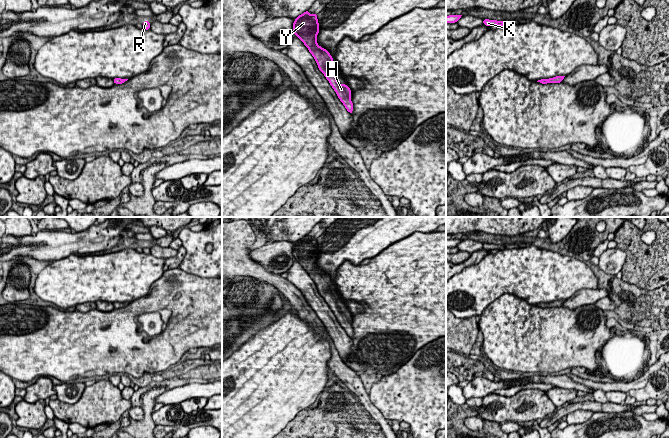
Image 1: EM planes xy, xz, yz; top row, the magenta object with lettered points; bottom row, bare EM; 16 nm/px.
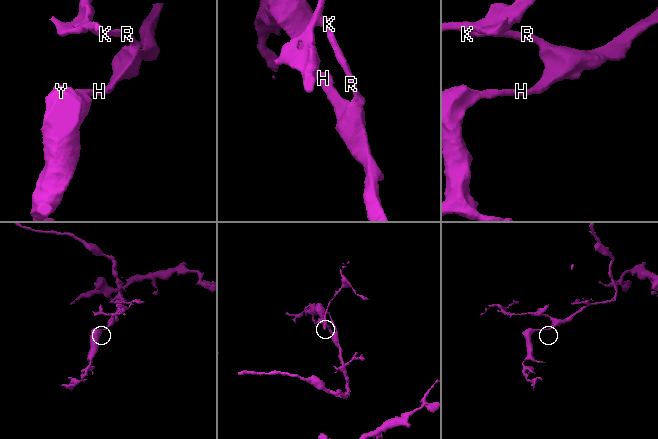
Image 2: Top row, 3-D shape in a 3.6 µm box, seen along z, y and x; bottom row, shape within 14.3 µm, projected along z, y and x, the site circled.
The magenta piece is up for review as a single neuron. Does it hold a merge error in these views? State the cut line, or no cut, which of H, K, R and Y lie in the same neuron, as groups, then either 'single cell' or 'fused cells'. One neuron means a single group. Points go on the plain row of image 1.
cut none; groups H K R Y; single cell

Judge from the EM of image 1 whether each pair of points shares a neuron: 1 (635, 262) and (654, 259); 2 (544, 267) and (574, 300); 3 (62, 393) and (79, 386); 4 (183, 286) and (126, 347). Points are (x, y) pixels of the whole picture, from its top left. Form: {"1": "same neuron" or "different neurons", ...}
{"1": "same neuron", "2": "different neurons", "3": "same neuron", "4": "same neuron"}

